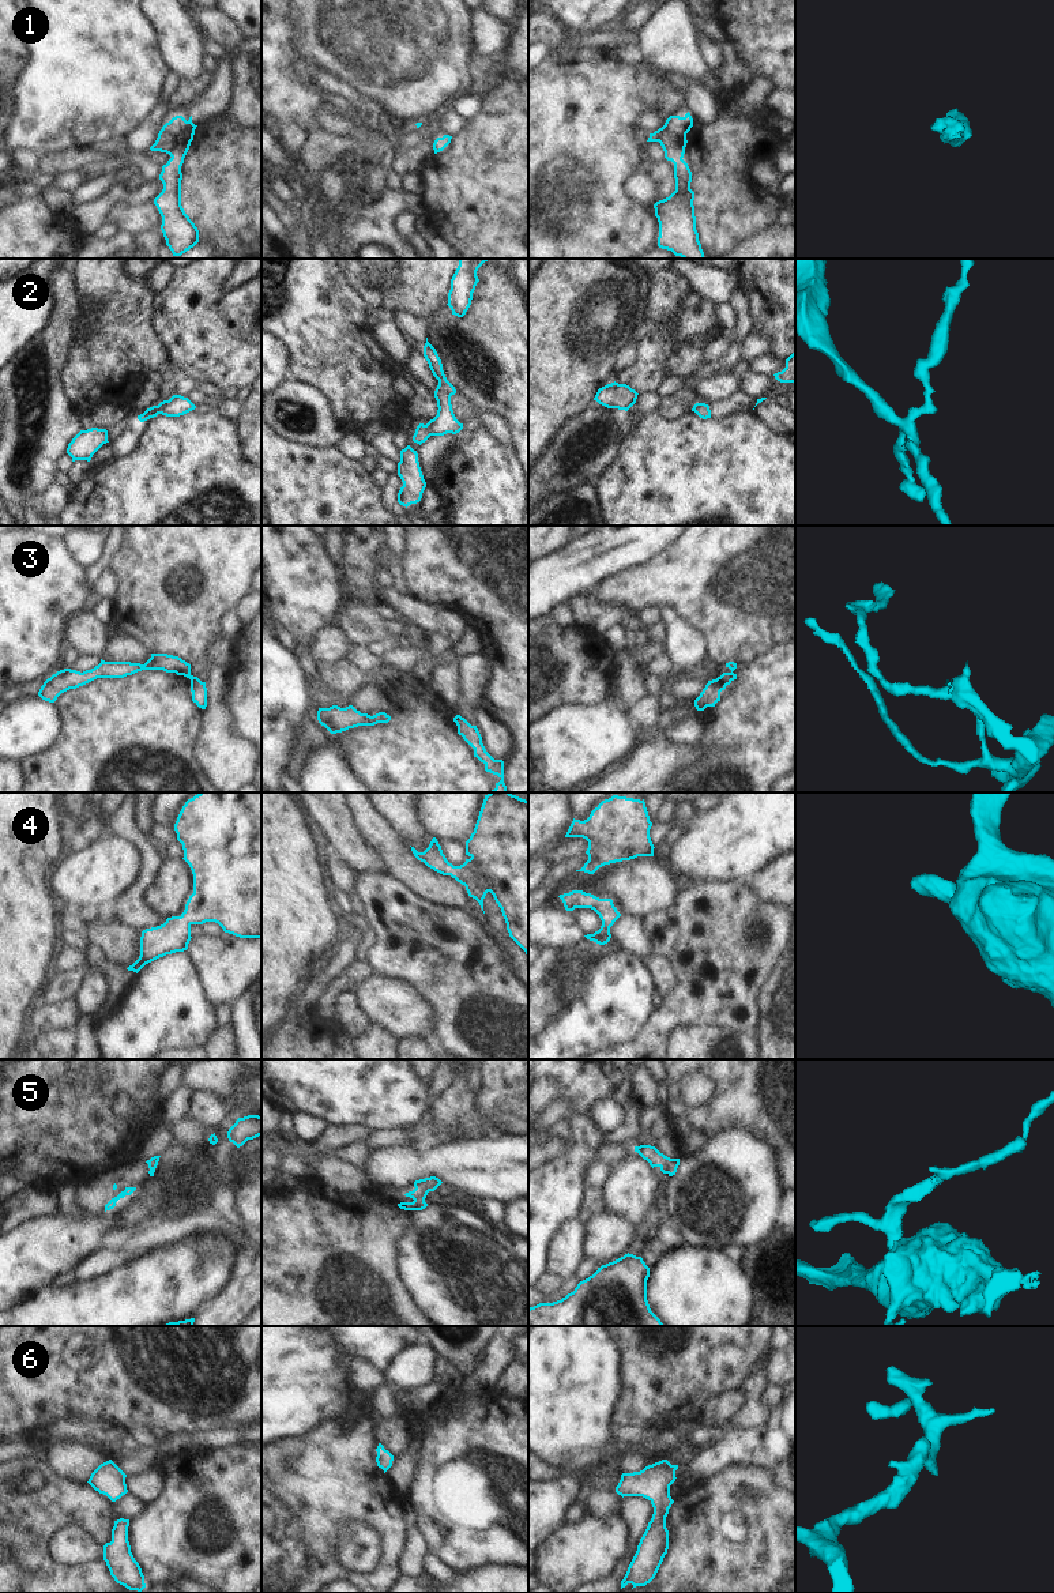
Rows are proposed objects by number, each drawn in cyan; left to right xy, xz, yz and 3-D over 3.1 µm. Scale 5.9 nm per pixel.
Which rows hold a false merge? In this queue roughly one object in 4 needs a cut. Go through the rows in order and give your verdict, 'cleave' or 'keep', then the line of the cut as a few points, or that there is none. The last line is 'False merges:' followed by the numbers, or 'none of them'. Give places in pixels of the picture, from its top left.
1: keep | no cut
2: keep | no cut
3: cleave | xy (191, 676), (189, 678)
4: keep | no cut
5: keep | no cut
6: keep | no cut
False merges: 3

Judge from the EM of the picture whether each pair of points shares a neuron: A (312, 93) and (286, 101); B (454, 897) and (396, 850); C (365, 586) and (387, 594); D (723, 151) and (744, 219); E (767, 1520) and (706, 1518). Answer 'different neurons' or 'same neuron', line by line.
A: same neuron
B: same neuron
C: different neurons
D: same neuron
E: same neuron

